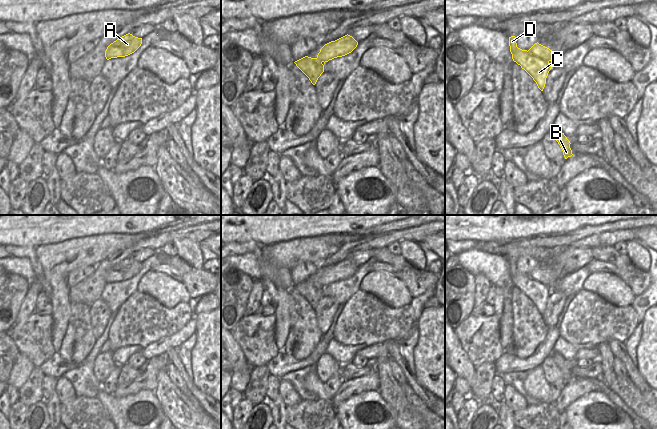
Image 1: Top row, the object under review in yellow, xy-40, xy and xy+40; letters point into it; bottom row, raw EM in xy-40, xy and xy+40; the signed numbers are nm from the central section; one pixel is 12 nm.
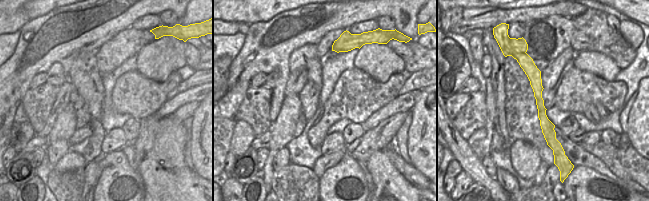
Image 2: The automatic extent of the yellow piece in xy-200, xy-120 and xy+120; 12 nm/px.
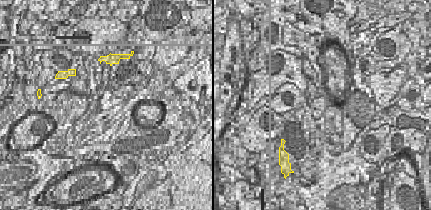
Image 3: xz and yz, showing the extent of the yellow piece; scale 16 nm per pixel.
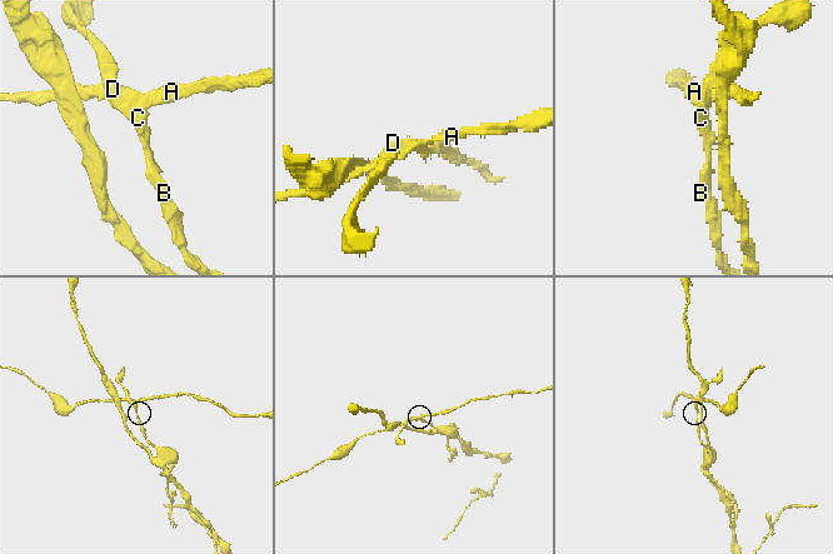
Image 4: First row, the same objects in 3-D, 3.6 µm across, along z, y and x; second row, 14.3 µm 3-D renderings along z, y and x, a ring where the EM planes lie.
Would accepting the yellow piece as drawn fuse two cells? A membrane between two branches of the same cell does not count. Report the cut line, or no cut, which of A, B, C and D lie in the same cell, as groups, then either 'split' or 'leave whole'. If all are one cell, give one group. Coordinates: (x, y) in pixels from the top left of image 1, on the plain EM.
cut in xy+40 along (527, 275), (548, 286); A / B C D; split

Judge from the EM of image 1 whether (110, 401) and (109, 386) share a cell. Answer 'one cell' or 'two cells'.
two cells

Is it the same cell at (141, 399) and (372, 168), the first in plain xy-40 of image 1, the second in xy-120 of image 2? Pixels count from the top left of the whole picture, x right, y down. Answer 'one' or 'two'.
two

